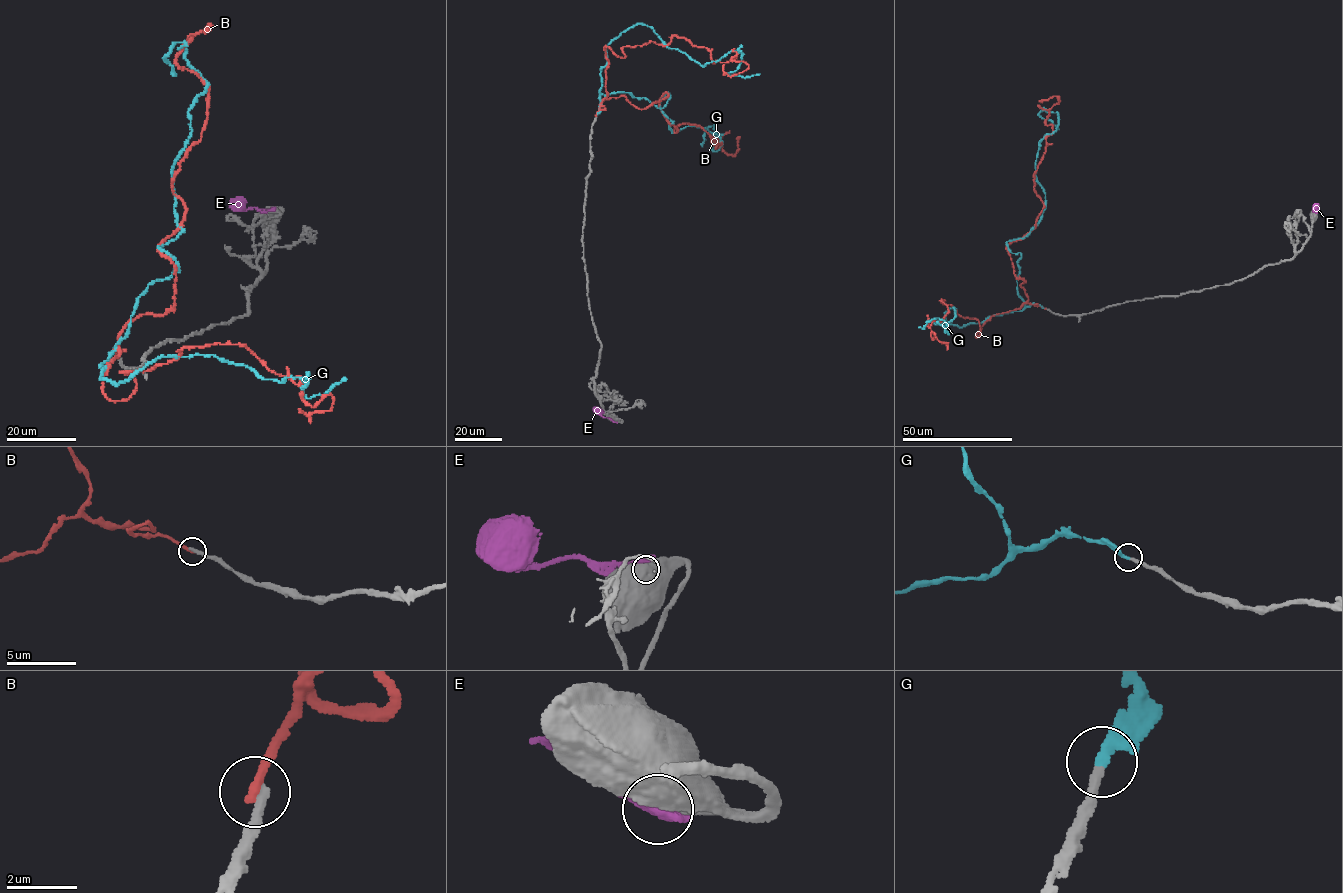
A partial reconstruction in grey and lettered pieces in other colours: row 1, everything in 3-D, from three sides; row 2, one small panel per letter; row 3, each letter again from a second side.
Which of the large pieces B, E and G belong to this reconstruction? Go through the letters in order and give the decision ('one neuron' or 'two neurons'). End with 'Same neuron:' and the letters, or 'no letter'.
B: two neurons
E: two neurons
G: one neuron
Same neuron: G

